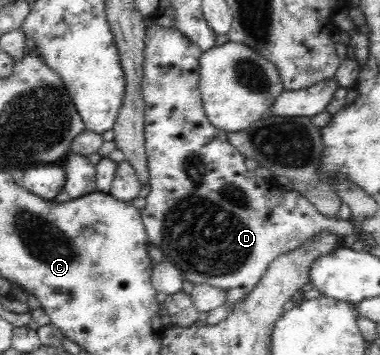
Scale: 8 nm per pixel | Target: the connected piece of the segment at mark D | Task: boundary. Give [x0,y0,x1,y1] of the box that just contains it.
[140,23,358,325]

